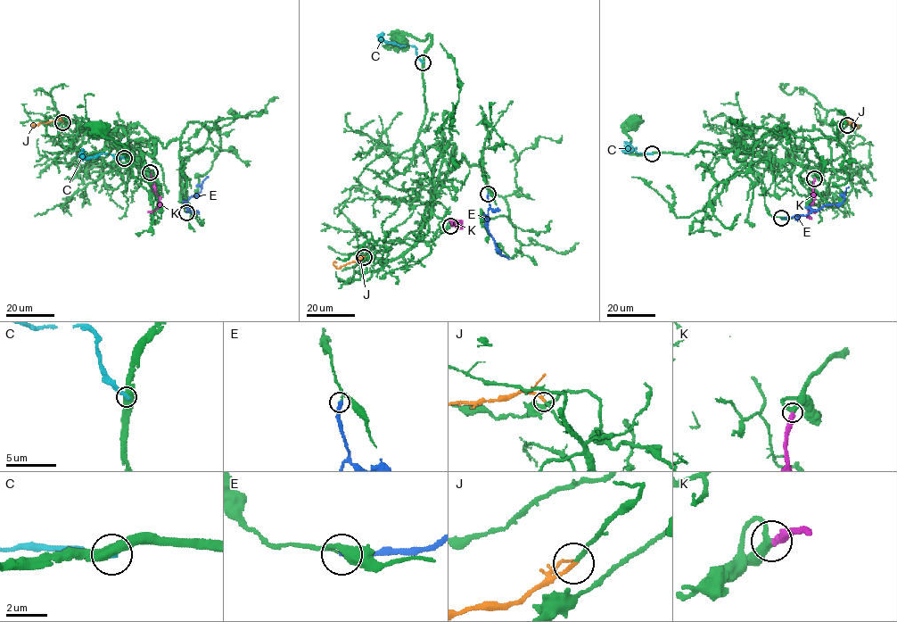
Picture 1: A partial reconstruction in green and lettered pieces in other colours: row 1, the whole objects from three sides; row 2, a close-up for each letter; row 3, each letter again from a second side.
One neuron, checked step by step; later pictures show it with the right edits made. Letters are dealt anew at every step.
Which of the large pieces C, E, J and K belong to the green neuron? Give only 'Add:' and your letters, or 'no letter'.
Add: J, K

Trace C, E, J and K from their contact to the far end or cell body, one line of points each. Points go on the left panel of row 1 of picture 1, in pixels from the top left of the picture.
C: (123, 158), (100, 153), (84, 158), (83, 149)
E: (186, 211), (189, 210), (186, 200), (201, 191), (201, 183), (208, 177)
J: (62, 122), (56, 120), (36, 125)
K: (150, 172), (160, 200), (154, 211), (148, 211)

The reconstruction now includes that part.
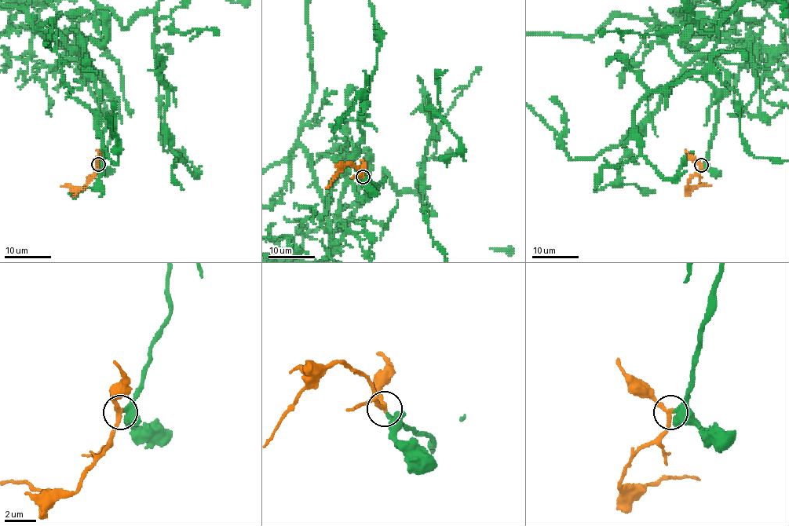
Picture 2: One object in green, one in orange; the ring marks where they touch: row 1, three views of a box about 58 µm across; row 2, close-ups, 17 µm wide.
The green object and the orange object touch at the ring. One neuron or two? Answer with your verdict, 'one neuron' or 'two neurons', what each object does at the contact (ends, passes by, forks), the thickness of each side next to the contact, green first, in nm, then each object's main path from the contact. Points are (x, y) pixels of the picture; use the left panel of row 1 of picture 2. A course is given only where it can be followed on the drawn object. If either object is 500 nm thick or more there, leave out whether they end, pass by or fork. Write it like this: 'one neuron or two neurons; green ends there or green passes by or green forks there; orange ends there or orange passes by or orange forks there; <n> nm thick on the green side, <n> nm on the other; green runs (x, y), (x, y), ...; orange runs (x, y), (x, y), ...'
one neuron; green ends there; orange passes by; 280 nm thick on the green side, 280 nm on the other; green runs (97, 165), (108, 84), (57, 63), (67, 49), (36, 31), (52, 20), (57, 50); orange runs (97, 165), (95, 173), (84, 188), (61, 185)

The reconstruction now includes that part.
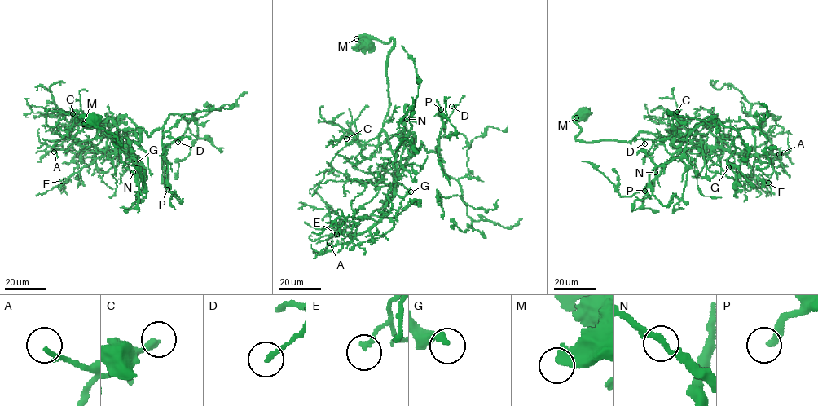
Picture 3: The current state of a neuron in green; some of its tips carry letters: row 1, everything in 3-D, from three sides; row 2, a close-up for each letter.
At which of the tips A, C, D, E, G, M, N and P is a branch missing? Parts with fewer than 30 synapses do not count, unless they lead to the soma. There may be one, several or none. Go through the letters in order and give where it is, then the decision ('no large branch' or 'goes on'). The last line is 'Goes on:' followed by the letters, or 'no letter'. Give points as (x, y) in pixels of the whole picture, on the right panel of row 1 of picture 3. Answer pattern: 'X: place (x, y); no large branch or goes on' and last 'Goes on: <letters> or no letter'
A: place (779, 154); no large branch
C: place (677, 112); no large branch
D: place (644, 143); no large branch
E: place (768, 183); no large branch
G: place (728, 167); no large branch
M: place (576, 117); no large branch
N: place (655, 172); no large branch
P: place (644, 191); goes on
Goes on: P

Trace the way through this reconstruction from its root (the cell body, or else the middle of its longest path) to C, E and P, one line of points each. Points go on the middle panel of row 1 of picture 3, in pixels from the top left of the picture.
C: (367, 42), (371, 38), (393, 40), (386, 65), (389, 107), (377, 138), (367, 142), (346, 139)
E: (367, 42), (394, 41), (386, 65), (389, 107), (383, 130), (397, 183), (379, 221), (345, 217), (336, 234)
P: (367, 42), (394, 41), (383, 130), (395, 169), (421, 142), (437, 152), (441, 109)

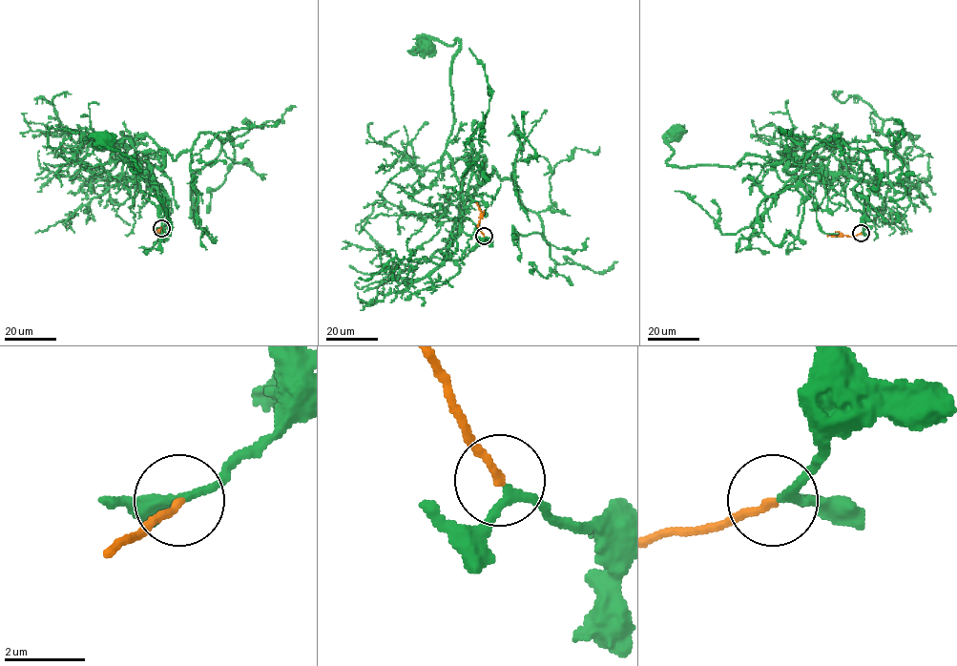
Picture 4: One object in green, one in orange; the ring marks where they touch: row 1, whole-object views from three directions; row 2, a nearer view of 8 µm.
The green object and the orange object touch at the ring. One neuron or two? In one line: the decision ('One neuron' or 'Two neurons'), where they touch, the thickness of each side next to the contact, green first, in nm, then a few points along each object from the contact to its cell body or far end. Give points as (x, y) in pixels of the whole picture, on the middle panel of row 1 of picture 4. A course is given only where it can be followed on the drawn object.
One neuron. Place: (484, 236). Thickness 190 nm (green) against 200 nm. Course of green: (484, 236), (432, 256), (448, 203), (463, 208), (446, 151), (460, 42), (426, 45). Course of orange: (484, 236), (478, 225), (481, 210), (477, 202)

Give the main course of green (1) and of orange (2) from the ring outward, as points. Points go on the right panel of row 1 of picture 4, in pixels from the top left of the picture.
1: (861, 233), (887, 176), (873, 140), (837, 139), (843, 172), (748, 154), (678, 167), (674, 133)
2: (860, 233), (827, 236)

